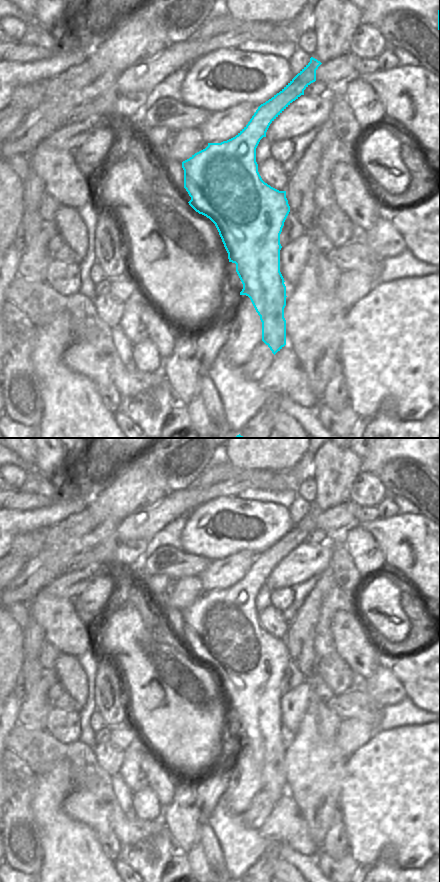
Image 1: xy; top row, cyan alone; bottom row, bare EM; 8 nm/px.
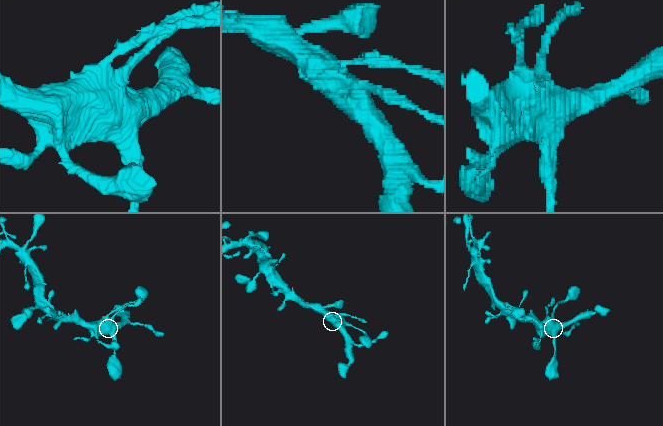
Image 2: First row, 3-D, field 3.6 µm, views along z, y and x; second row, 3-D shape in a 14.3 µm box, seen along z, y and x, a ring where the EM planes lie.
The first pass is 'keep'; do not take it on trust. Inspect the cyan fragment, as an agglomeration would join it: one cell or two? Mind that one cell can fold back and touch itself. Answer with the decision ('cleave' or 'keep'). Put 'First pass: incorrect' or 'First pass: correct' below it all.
keep
First pass: correct

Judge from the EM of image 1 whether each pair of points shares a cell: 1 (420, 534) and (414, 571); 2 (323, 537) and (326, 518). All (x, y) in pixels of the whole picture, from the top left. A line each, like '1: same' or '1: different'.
1: same
2: different

